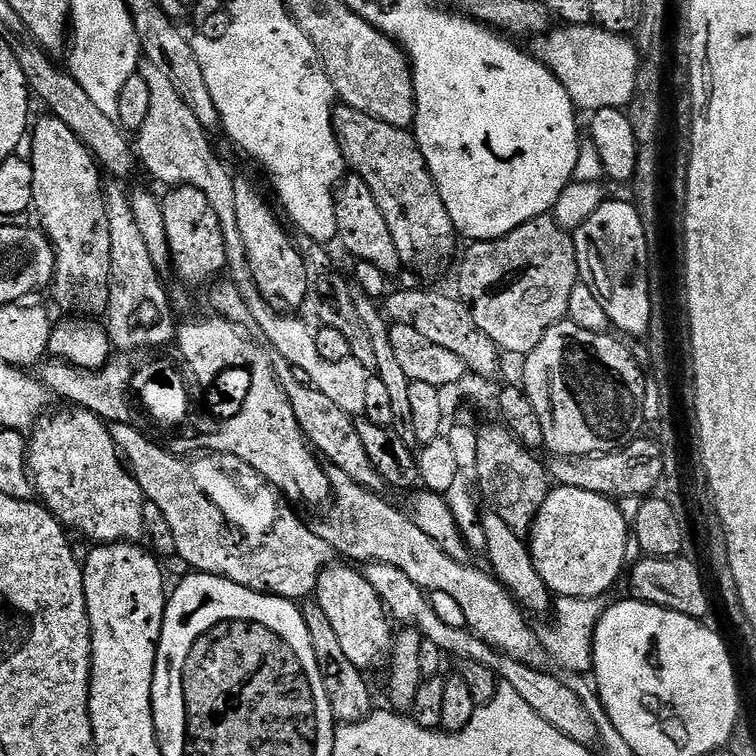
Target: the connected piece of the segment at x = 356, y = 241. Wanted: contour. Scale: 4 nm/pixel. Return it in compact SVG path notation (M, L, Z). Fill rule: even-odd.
M345 175L336 189L336 231L339 243L344 243L345 250L356 256L357 261L372 263L385 274L402 268L400 251L394 246L394 238L390 238L390 226L382 218L382 210L378 210L378 202L361 176Z

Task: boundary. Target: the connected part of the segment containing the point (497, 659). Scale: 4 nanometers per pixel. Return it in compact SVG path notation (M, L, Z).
M369 563L364 569L365 578L370 582L374 590L379 594L389 615L401 625L416 627L420 635L425 640L436 644L445 654L456 656L455 659L467 659L476 662L482 662L483 665L490 666L496 672L497 677L506 684L513 686L514 690L521 695L522 700L526 702L538 718L550 722L554 730L566 734L574 742L585 746L592 746L597 743L597 731L594 720L587 713L581 698L565 683L557 677L554 678L543 669L530 668L523 662L518 662L513 657L503 654L496 648L481 640L479 636L465 628L454 628L448 626L438 618L434 613L431 599L427 593L418 585L414 584L402 570L394 565Z

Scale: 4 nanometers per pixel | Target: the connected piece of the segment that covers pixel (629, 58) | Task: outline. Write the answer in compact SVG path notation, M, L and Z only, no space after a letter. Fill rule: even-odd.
M560 26L560 28L555 32L555 30L549 31L547 35L537 36L531 41L532 48L530 47L531 55L535 56L537 60L543 60L544 65L552 71L553 74L558 78L558 82L562 82L562 86L566 90L566 94L570 94L573 104L576 105L577 109L583 110L584 108L588 114L593 114L602 110L603 108L618 108L618 109L627 109L631 105L632 101L636 98L636 83L640 77L640 50L635 43L632 44L627 35L618 33L618 32L608 32L606 29L599 26Z

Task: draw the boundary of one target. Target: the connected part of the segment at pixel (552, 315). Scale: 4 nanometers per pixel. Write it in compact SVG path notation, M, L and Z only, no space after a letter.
M551 215L539 216L497 240L481 240L467 245L468 253L460 264L459 299L468 305L474 322L482 334L496 343L496 347L508 352L527 354L542 342L546 330L559 324L568 315L570 296L580 280L580 267L576 257L573 233L563 228Z

